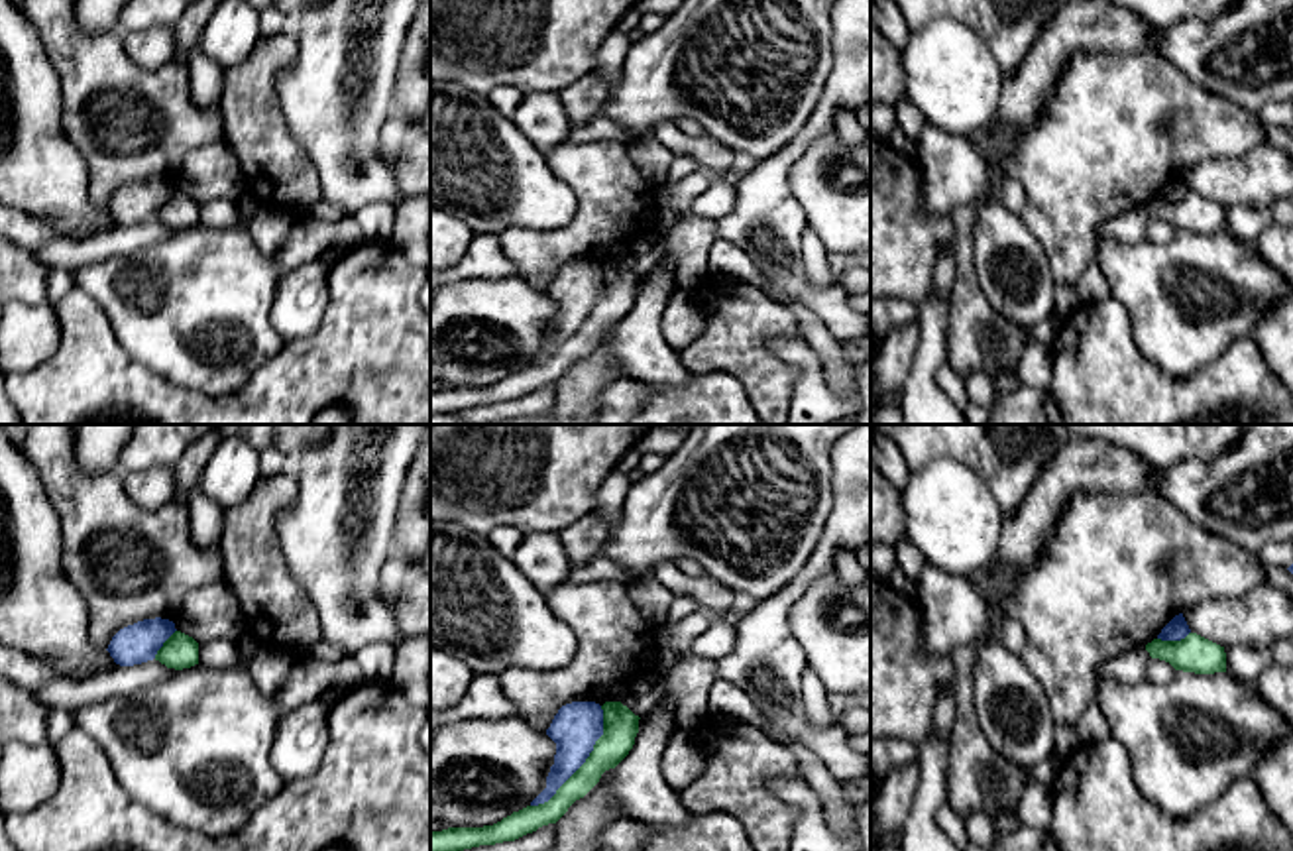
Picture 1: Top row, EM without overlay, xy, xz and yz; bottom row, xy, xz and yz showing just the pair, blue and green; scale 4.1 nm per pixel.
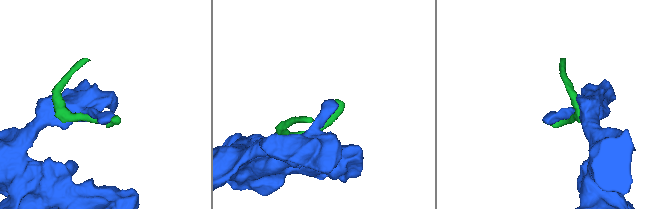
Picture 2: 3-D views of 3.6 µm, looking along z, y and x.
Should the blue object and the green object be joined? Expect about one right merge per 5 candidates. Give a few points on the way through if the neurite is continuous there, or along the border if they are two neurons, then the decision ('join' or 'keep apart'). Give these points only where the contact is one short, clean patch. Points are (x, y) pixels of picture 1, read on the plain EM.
keep apart

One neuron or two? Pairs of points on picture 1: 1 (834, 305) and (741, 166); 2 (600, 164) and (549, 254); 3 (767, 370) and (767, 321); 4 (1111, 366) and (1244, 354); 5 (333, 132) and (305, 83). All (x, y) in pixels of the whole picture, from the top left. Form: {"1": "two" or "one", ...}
{"1": "two", "2": "one", "3": "one", "4": "one", "5": "one"}

